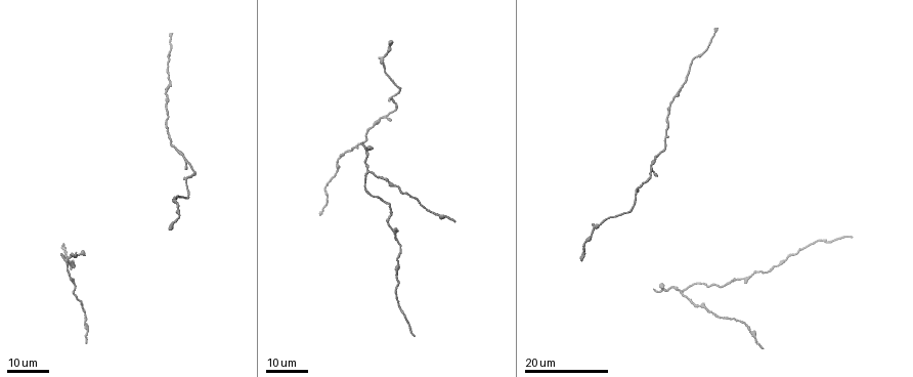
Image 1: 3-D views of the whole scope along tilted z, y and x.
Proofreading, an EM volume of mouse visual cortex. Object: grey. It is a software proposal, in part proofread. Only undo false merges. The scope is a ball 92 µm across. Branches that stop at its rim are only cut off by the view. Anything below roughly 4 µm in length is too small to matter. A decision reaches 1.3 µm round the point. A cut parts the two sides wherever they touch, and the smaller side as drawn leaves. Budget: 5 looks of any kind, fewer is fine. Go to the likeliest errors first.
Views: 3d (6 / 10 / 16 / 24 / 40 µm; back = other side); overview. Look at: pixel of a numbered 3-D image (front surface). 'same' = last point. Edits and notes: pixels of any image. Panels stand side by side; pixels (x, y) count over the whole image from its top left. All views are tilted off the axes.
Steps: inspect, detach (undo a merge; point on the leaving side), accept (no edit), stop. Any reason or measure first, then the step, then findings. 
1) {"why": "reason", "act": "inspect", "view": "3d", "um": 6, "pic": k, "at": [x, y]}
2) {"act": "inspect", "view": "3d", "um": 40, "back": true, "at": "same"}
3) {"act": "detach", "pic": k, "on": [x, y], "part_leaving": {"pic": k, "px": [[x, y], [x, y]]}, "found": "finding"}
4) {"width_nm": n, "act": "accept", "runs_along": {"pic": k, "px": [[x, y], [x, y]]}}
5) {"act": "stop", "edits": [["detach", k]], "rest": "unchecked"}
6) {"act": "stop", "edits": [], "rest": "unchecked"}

{"why": "calibre changes", "act": "inspect", "view": "3d", "um": 24, "pic": 1, "at": [181, 157]}

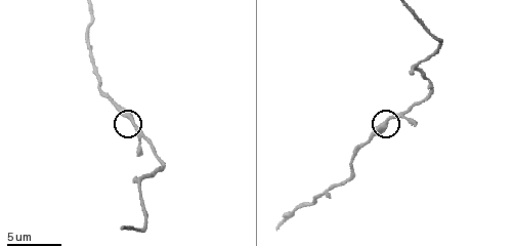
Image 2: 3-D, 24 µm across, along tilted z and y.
{"act": "inspect", "view": "3d", "um": 10, "pic": 2, "at": [389, 120]}

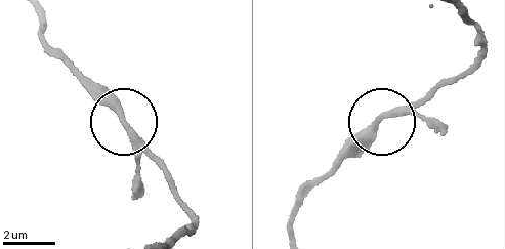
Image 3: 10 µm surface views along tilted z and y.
{"act": "accept", "runs_along": {"pic": 3, "px": [[186, 234], [192, 215], [162, 161], [111, 101], [77, 76]]}, "found": "continuous, no second neuron"}

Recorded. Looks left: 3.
{"why": "three-way junction", "act": "inspect", "view": "3d", "um": 16, "pic": 1, "at": [745, 277]}

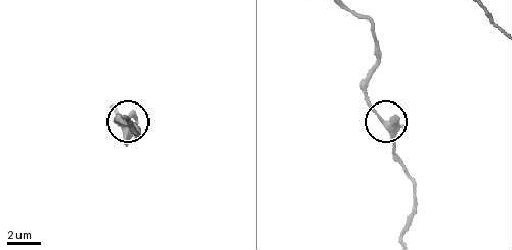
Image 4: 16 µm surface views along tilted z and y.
{"act": "inspect", "view": "3d", "um": 10, "pic": 4, "at": [387, 121]}

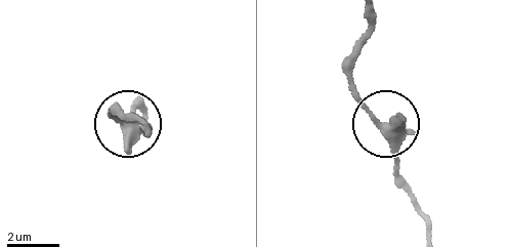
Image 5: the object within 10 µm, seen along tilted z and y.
{"act": "accept", "runs_along": {"pic": 5, "px": [[366, 11], [352, 76], [390, 129], [401, 179]]}, "found": "all the same neuron"}

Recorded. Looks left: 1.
{"act": "stop", "edits": [], "rest": "unchecked"}

